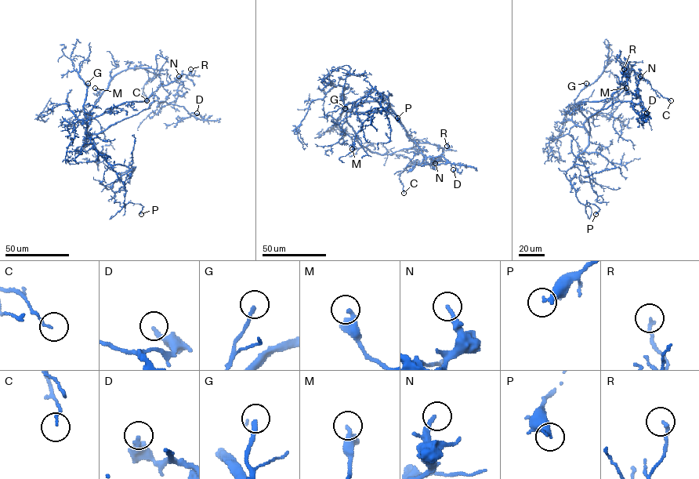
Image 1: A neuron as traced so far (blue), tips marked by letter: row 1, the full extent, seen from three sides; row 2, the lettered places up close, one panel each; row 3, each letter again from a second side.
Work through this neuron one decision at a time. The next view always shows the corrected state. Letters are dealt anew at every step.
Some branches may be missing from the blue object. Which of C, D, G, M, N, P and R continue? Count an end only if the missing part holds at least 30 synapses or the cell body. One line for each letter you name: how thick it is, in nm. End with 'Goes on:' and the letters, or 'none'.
Goes on: none

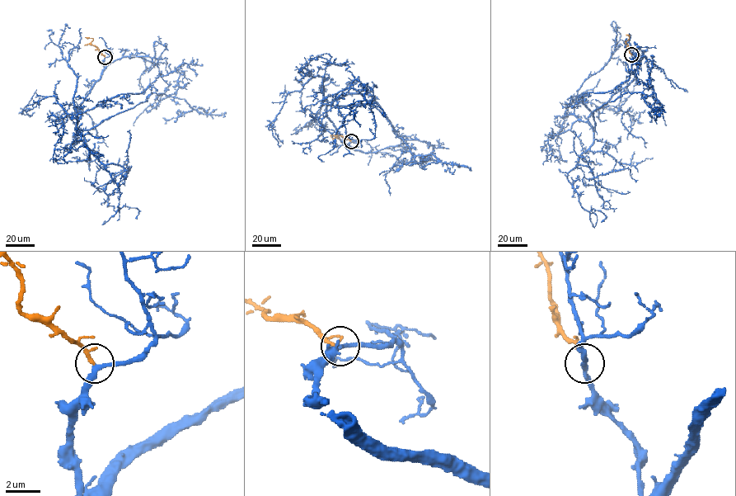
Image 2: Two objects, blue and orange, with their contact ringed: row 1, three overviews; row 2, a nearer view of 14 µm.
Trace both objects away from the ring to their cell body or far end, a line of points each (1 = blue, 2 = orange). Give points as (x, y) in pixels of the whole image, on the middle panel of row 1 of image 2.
1: (351, 141), (346, 144), (339, 137), (325, 99), (330, 106), (375, 106), (414, 154), (433, 154), (471, 171)
2: (351, 141), (340, 135), (335, 135), (339, 139), (330, 136)

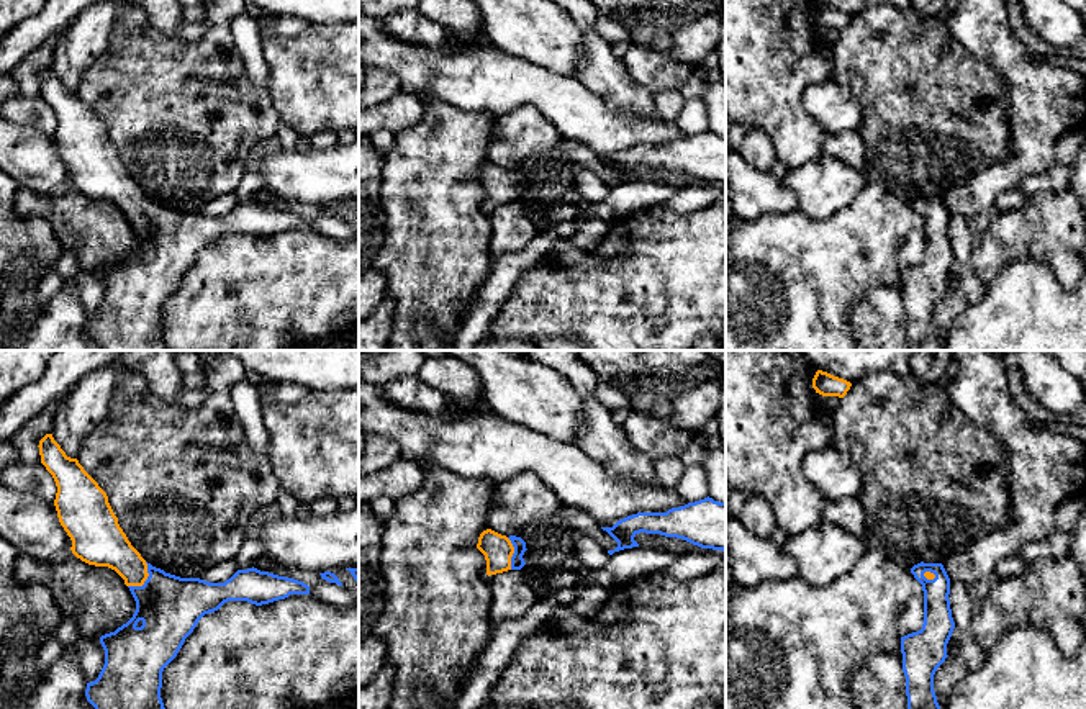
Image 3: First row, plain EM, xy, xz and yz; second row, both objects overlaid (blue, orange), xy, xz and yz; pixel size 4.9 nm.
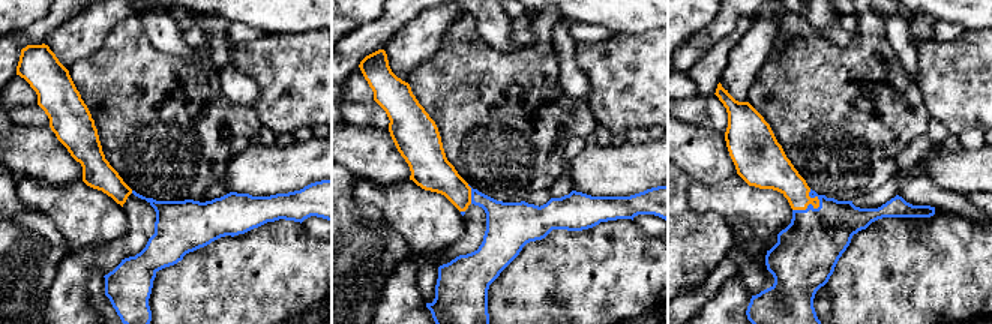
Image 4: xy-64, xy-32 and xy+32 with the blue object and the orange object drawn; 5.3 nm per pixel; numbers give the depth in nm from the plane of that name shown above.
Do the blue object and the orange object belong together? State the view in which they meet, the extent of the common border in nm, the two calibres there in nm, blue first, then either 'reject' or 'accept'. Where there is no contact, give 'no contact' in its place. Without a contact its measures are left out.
meets blue in xy; contact 160 nm long; 300 nm thick on the blue side, 200 nm on the other; accept

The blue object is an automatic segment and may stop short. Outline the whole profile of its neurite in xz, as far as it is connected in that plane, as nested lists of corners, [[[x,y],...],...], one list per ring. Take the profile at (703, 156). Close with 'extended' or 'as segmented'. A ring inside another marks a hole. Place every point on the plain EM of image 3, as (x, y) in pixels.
[[[708,129],[667,146],[637,146],[601,162],[618,175],[614,183],[608,183],[609,188],[639,180],[634,170],[640,165],[676,170],[701,182],[726,185],[726,136]]]; as segmented

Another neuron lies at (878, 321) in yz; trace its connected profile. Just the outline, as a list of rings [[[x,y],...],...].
[[[901,283],[871,287],[865,298],[848,309],[847,327],[858,350],[907,350]]]

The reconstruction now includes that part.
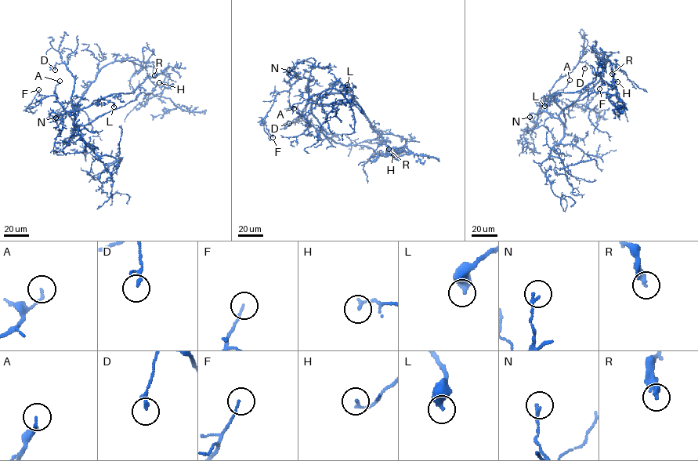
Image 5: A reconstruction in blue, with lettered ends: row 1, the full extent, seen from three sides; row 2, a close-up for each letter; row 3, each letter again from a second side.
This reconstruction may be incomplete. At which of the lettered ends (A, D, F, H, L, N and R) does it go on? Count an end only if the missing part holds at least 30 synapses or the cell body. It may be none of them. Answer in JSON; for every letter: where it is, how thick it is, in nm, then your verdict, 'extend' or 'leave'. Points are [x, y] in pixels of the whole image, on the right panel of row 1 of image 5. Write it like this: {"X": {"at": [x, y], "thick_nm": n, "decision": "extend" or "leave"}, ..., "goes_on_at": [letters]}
{"A": {"at": [569, 80], "thick_nm": 130, "decision": "leave"}, "D": {"at": [584, 68], "thick_nm": 110, "decision": "leave"}, "F": {"at": [599, 88], "thick_nm": 100, "decision": "leave"}, "H": {"at": [617, 81], "thick_nm": 150, "decision": "leave"}, "L": {"at": [544, 106], "thick_nm": 500, "decision": "leave"}, "N": {"at": [529, 117], "thick_nm": 170, "decision": "leave"}, "R": {"at": [612, 74], "thick_nm": 280, "decision": "leave"}, "goes_on_at": []}

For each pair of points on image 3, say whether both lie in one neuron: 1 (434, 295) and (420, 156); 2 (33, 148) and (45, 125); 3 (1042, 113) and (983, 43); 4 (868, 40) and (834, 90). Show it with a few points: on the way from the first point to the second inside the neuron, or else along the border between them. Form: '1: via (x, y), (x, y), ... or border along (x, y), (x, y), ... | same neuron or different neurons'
1: via (443, 261), (443, 190) | same neuron
2: border along (17, 123), (35, 126), (53, 136) | different neurons
3: via (1039, 95), (1001, 58) | same neuron
4: border along (839, 72), (857, 99), (860, 113) | different neurons

